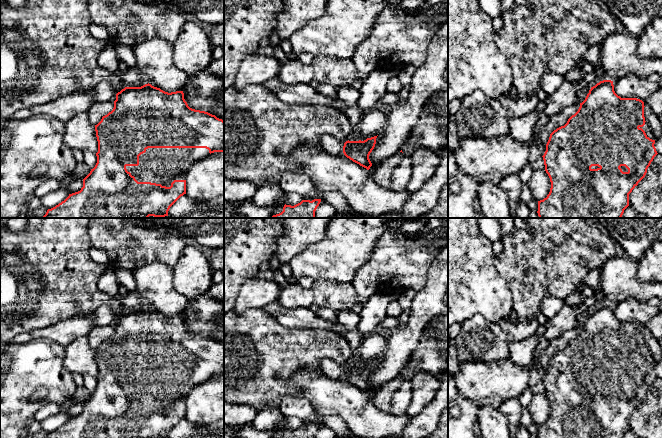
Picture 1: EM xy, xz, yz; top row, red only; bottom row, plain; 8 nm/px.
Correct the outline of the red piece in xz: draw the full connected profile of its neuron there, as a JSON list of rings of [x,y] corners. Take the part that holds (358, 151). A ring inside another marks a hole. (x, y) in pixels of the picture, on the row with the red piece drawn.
[[[377,136],[367,138],[364,141],[346,141],[343,146],[344,155],[359,164],[360,166],[370,169],[372,163],[369,155],[375,147]]]

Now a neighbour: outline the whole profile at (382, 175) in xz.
[[[399,152],[381,162],[371,174],[375,183],[388,188],[391,184],[391,177],[394,169],[401,163],[404,153]]]

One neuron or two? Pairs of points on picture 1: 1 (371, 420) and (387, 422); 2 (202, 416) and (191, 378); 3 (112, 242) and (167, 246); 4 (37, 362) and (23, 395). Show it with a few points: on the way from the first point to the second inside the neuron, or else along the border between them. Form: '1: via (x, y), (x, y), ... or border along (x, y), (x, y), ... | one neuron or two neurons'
1: via (375, 422), (383, 422) | one neuron
2: border along (194, 386), (190, 390) | two neurons
3: via (126, 244), (153, 245) | one neuron
4: via (32, 370), (23, 379), (23, 387) | one neuron

